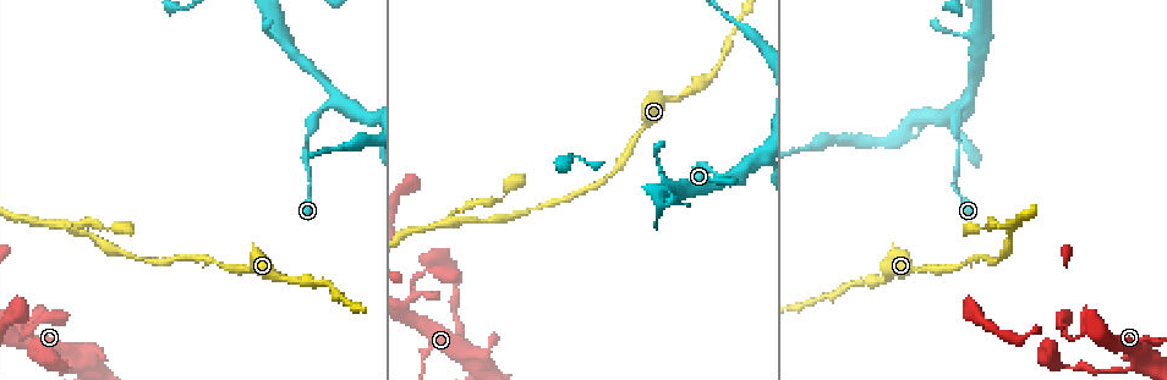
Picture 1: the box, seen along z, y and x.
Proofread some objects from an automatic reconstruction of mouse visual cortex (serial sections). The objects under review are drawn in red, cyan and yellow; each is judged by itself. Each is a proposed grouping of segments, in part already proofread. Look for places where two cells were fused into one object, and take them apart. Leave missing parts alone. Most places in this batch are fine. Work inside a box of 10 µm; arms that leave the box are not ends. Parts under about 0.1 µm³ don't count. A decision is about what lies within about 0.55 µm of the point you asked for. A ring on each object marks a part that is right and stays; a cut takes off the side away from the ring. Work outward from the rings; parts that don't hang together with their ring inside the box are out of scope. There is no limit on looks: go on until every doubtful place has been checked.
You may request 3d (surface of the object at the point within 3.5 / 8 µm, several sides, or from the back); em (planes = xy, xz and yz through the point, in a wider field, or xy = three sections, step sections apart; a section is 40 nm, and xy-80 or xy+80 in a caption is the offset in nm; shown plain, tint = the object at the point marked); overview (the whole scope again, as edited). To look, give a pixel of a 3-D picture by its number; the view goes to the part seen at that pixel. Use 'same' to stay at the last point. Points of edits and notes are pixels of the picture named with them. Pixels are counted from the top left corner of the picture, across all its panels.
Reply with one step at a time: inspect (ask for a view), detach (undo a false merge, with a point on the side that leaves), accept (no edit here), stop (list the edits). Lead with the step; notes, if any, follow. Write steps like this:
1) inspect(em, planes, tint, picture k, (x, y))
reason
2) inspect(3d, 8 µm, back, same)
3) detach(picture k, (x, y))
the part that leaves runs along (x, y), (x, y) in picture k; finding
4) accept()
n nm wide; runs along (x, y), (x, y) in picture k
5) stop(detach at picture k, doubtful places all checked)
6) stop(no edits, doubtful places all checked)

inspect(3d, 3.5 µm, picture 1, (968, 104))
arms part here

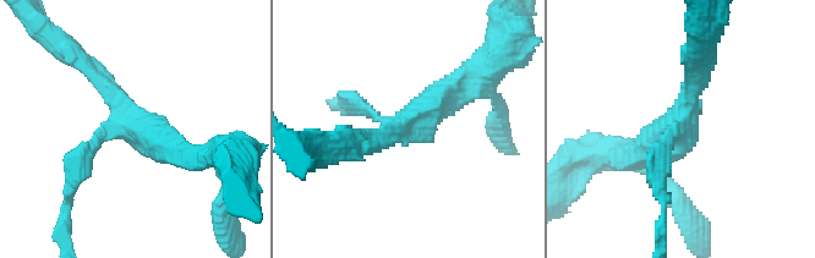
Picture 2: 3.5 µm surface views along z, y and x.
inspect(em, xy, step 3, plain, picture 2, (120, 121))
3 arms; arms of 250, 250, 400 nm; now the EM

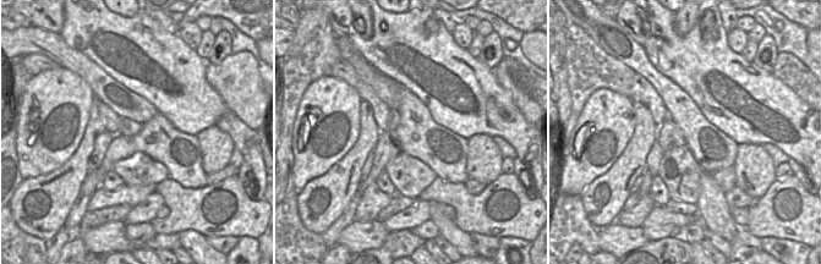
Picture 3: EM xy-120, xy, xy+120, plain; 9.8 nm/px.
inspect(em, xy, step 3, tint, same)
where the object lies

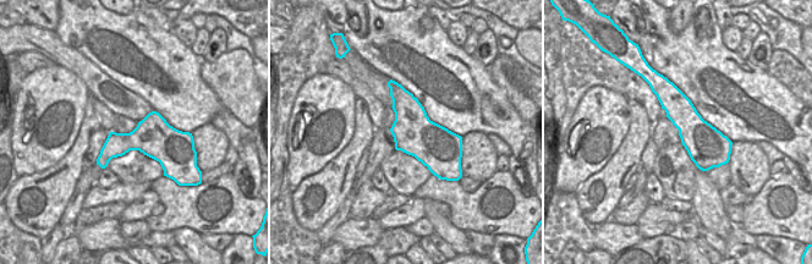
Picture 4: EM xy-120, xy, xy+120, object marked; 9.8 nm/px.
accept()
runs along (656, 181), (698, 61) in picture 2; all the same cell

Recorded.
inspect(3d, 8 µm, picture 1, (1011, 232))

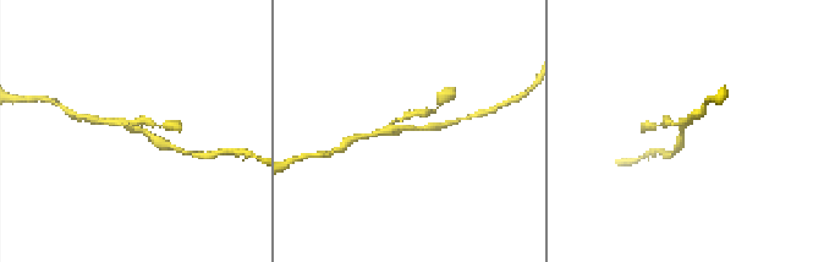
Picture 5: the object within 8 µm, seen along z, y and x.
inspect(em, xy, step 5, tint, same)

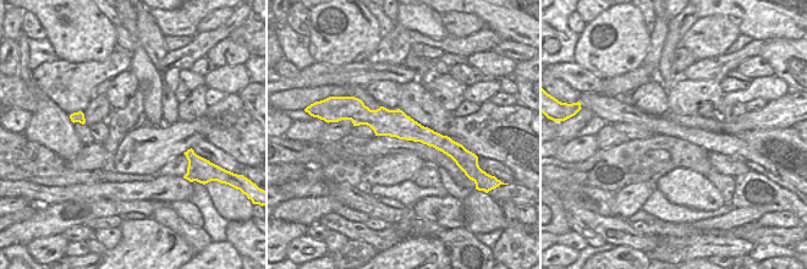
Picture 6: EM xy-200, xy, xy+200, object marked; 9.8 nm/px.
accept()
runs along (353, 117), (395, 122), (455, 146) in picture 6; continuous, no second cell

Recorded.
inspect(3d, 3.5 µm, back, picture 1, (414, 281))

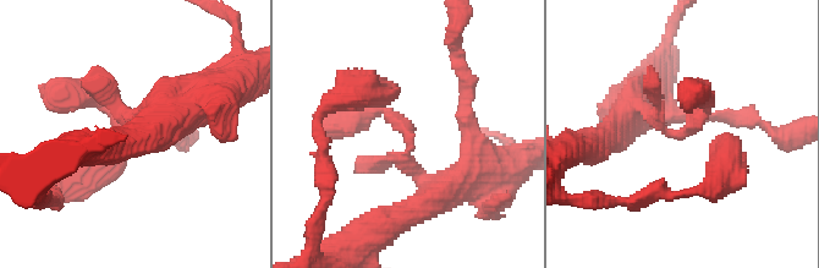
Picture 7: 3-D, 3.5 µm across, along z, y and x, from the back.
inspect(em, xy, step 2, tint, picture 7, (680, 135))

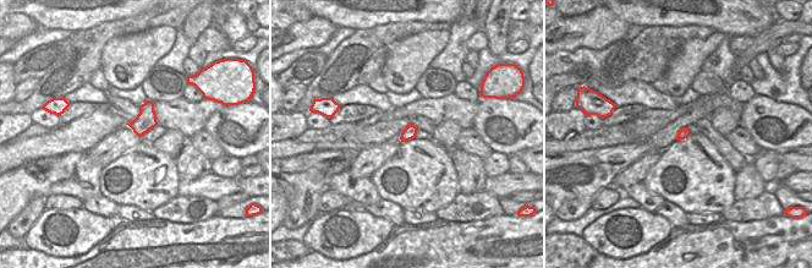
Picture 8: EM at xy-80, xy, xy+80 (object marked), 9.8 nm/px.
accept()
runs along (158, 115), (76, 92) in picture 7; all the same cell

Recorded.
stop(no edits, doubtful places all checked)

